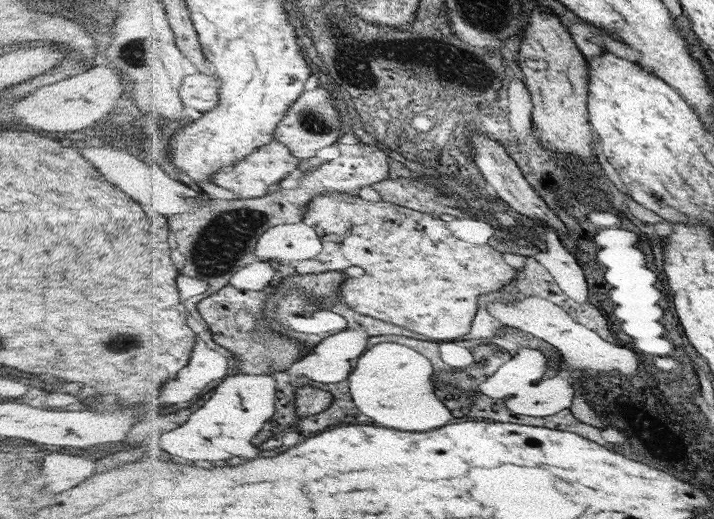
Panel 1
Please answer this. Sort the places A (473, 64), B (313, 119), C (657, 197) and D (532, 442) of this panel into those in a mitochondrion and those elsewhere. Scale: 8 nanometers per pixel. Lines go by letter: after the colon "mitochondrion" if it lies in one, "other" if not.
A: mitochondrion
B: mitochondrion
C: mitochondrion
D: other

